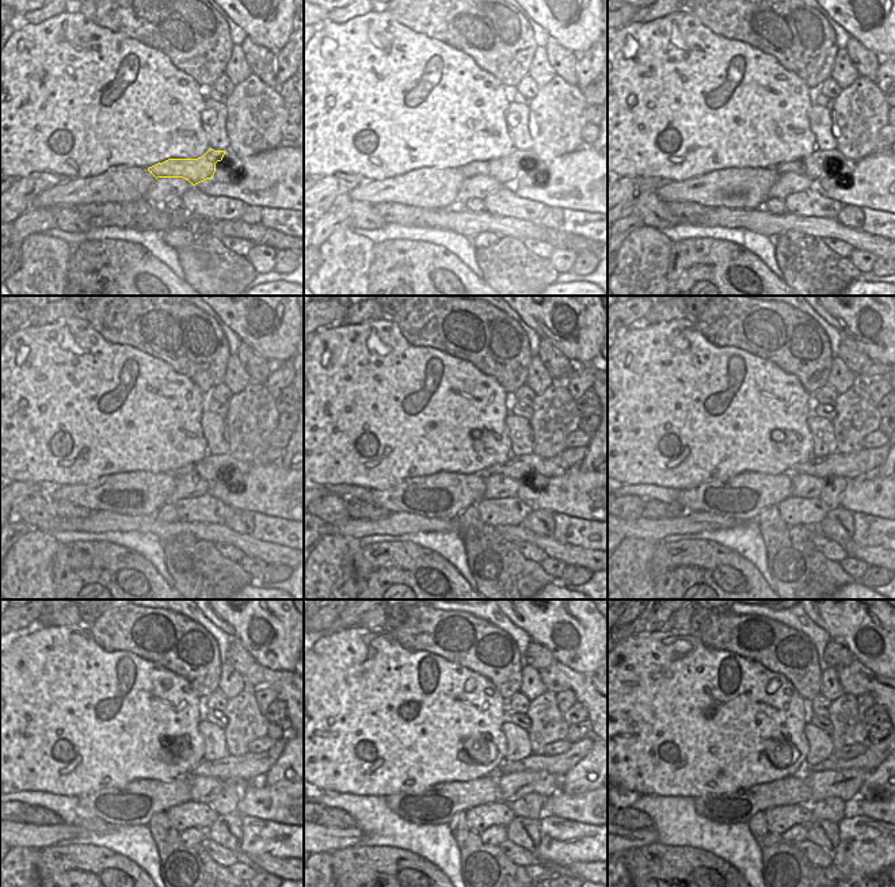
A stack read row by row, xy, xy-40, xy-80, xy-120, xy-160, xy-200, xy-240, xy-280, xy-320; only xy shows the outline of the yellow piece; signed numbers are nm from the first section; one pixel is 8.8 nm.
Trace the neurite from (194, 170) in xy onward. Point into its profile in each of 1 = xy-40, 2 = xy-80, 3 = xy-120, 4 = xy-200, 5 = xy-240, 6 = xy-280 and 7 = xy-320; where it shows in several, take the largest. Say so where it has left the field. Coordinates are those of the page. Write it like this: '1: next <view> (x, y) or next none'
1: next xy-40 (506, 171)
2: next xy-80 (812, 167)
3: next xy-120 (210, 467)
4: next xy-200 (863, 463)
5: next xy-240 (250, 768)
6: next xy-280 (560, 765)
7: next xy-320 (876, 753)

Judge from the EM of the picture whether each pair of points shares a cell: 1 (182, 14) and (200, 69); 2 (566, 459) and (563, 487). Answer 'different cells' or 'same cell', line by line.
1: same cell
2: different cells

